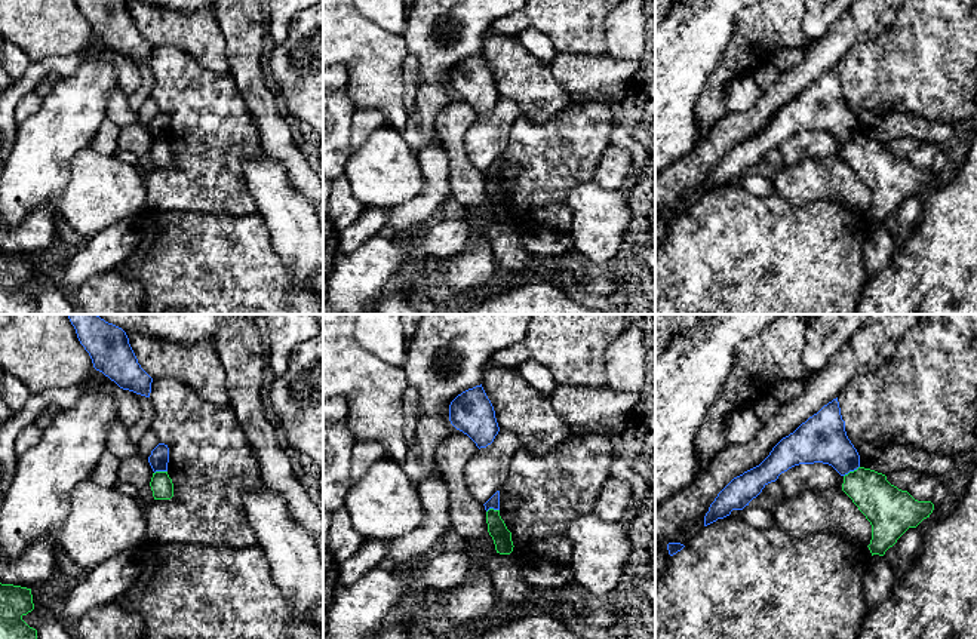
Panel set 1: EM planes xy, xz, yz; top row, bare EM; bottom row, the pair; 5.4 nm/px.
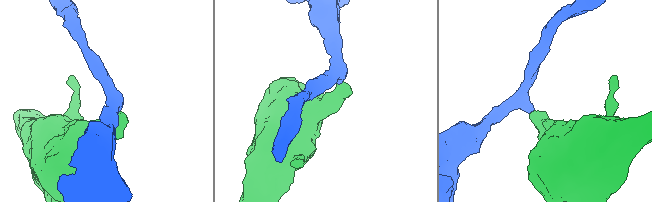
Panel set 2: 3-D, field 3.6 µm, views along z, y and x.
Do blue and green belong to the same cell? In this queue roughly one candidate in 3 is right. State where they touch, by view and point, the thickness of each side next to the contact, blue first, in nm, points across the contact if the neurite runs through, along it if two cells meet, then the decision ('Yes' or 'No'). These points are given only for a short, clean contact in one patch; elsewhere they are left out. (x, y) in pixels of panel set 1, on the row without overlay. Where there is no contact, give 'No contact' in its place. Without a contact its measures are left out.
Touches blue at yz (851, 138). Thickness 260 nm (blue) against 240 nm. Boundary: yz (859, 134), (844, 144). No

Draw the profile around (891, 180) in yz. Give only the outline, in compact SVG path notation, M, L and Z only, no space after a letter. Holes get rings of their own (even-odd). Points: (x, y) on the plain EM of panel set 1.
M858 135L844 144L842 159L872 193L867 213L872 224L884 224L909 197L916 196L934 178L931 169L918 169L887 148L887 144Z

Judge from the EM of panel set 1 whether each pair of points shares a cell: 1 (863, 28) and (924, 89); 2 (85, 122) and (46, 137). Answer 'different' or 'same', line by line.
1: different
2: same

